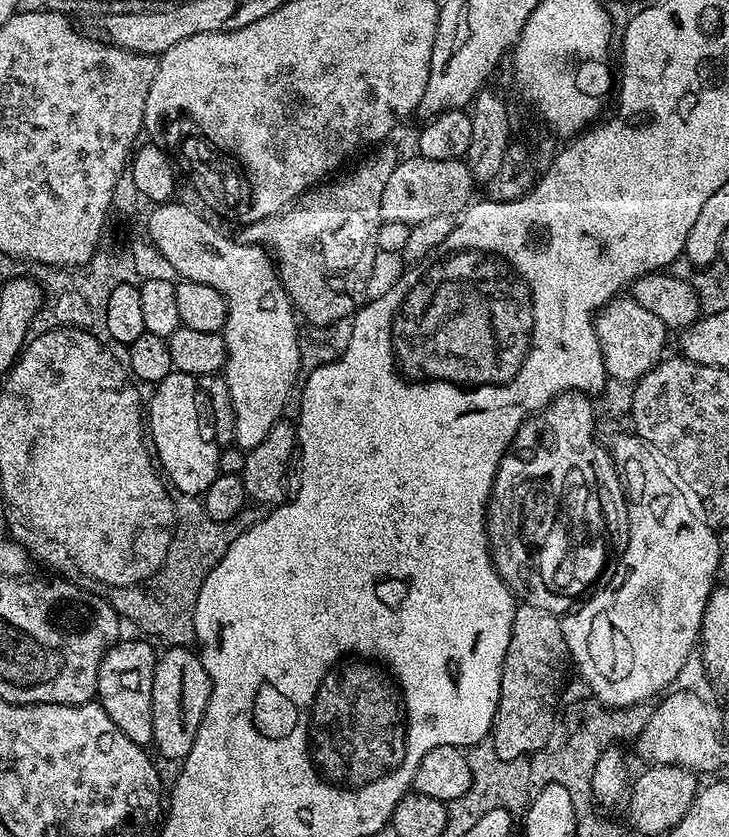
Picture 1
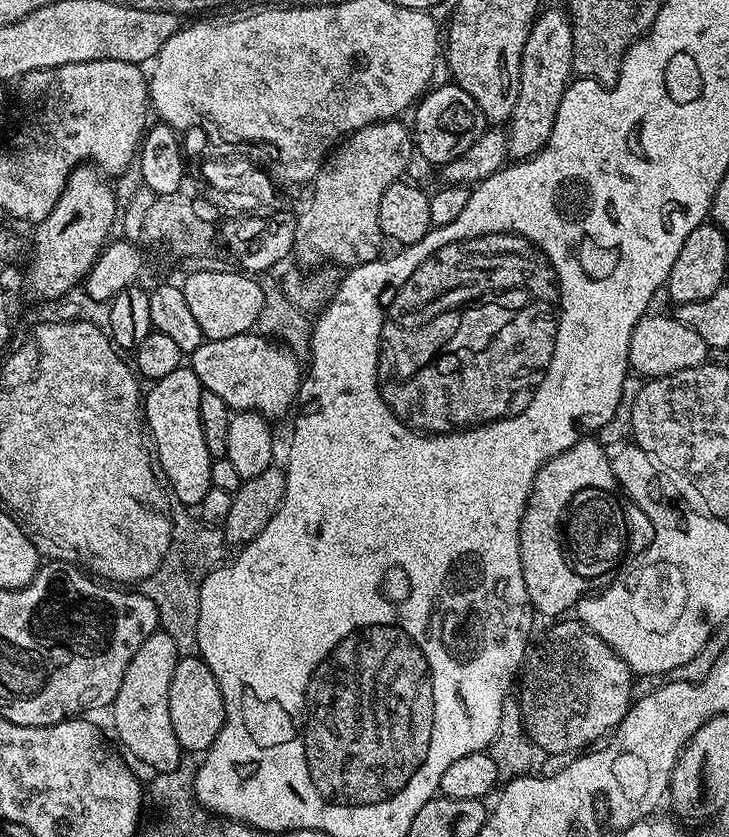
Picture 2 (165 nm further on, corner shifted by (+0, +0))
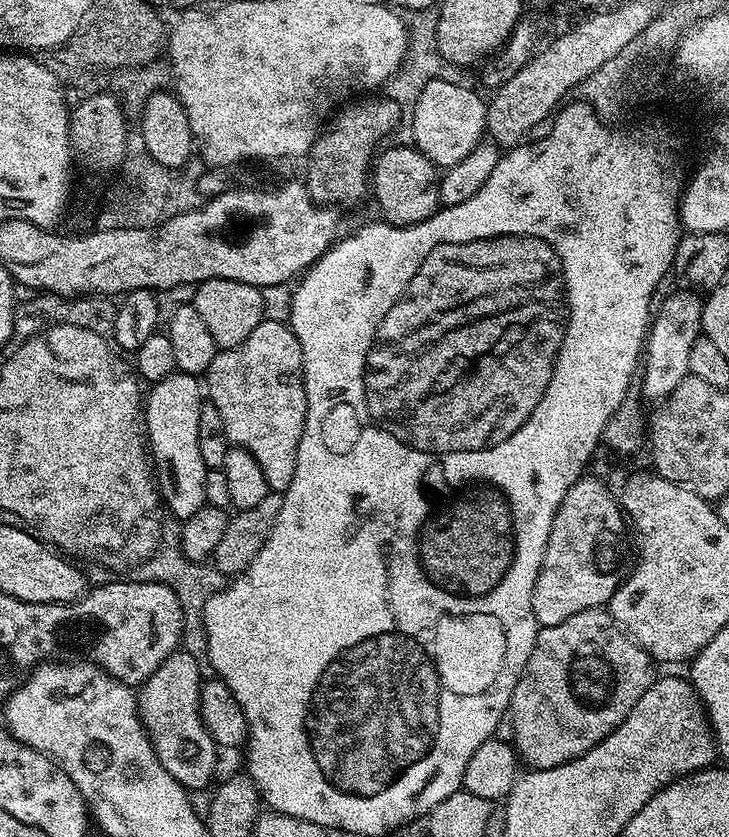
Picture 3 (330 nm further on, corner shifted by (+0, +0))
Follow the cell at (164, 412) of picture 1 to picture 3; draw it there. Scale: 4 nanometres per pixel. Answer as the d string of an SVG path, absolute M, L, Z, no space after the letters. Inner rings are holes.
M179 370L151 385L146 403L142 408L142 424L146 429L146 444L154 461L154 475L160 490L160 499L164 507L183 522L194 514L194 510L204 507L206 498L206 474L209 468L202 462L202 450L198 446L198 414L202 403L202 384L199 379Z

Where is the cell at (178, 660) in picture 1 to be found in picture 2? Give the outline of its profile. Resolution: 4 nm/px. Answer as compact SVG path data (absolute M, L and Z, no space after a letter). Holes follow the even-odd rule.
M199 655L181 656L174 666L174 678L170 678L170 726L174 726L174 738L178 738L184 752L207 753L223 725L224 699L218 678Z

